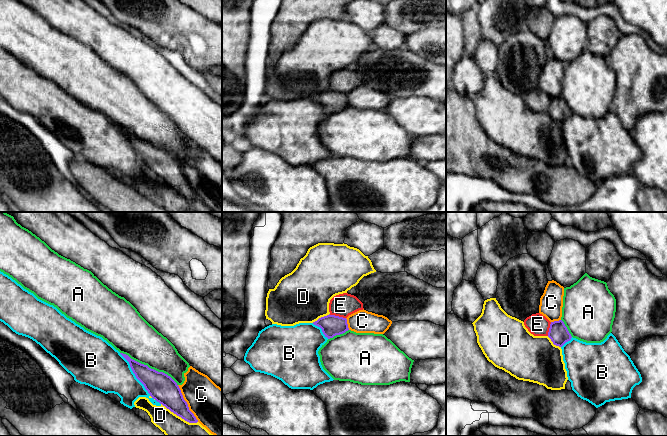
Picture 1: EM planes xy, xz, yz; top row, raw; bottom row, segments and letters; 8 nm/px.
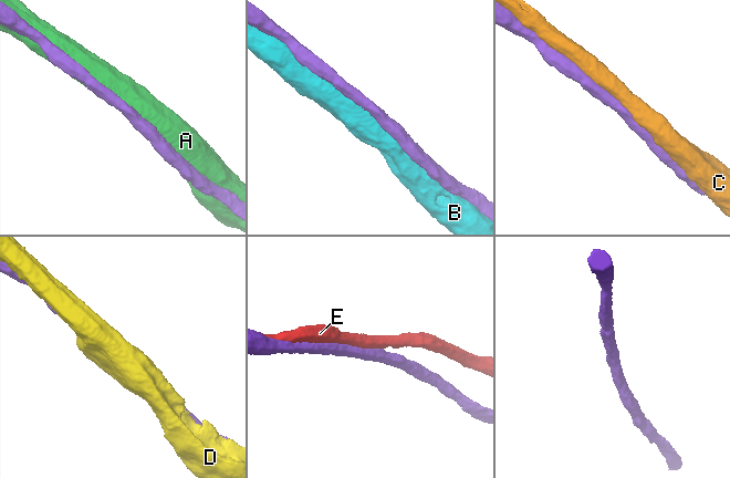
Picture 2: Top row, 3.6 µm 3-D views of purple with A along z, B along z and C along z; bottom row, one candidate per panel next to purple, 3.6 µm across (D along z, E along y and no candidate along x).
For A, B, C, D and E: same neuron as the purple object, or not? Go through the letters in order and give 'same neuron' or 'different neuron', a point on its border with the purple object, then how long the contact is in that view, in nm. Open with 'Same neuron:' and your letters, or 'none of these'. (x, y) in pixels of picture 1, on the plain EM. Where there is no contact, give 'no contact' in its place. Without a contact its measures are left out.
Same neuron: none of these
A: different neuron; meets purple in xy at (148, 143); contact 550 nm long
B: different neuron; meets purple in xy at (134, 149); contact 420 nm long
C: different neuron; meets purple in xy at (186, 179); contact 340 nm long
D: different neuron; meets purple in xy at (179, 192); contact 340 nm long
E: different neuron; meets purple in xz at (337, 92); contact 140 nm long

